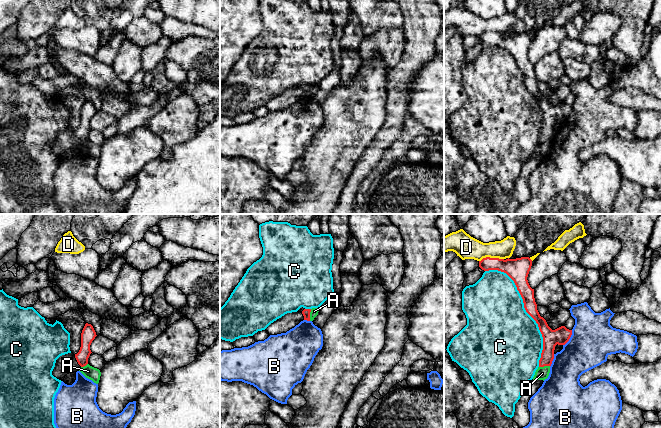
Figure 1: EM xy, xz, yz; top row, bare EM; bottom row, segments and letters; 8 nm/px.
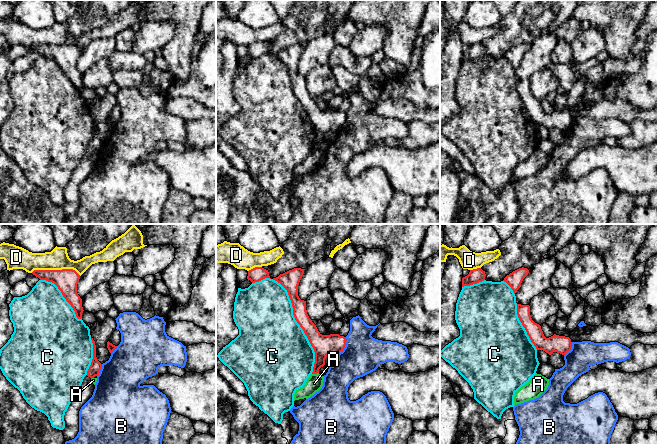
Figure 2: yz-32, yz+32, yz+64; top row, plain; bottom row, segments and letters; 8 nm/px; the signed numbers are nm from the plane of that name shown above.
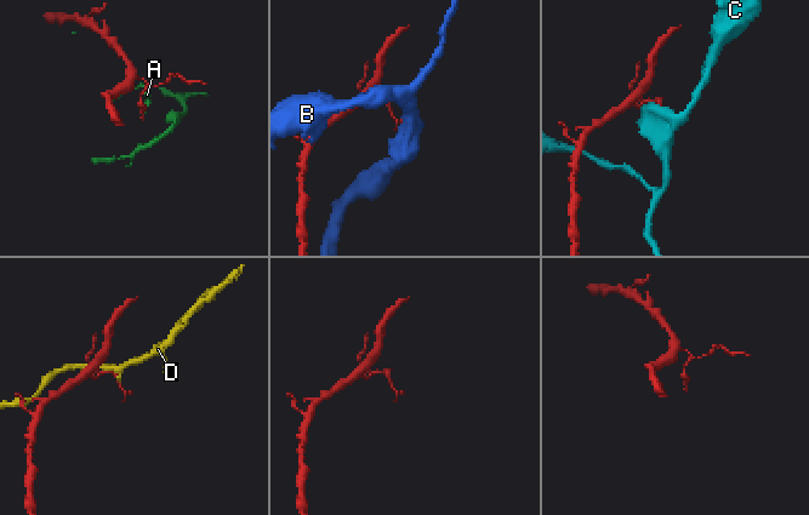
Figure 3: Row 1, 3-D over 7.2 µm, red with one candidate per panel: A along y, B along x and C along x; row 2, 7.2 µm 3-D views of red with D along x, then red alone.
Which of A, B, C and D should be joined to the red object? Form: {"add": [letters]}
{"add": []}

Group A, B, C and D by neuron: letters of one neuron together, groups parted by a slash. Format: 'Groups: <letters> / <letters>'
Groups: A / B / C / D

